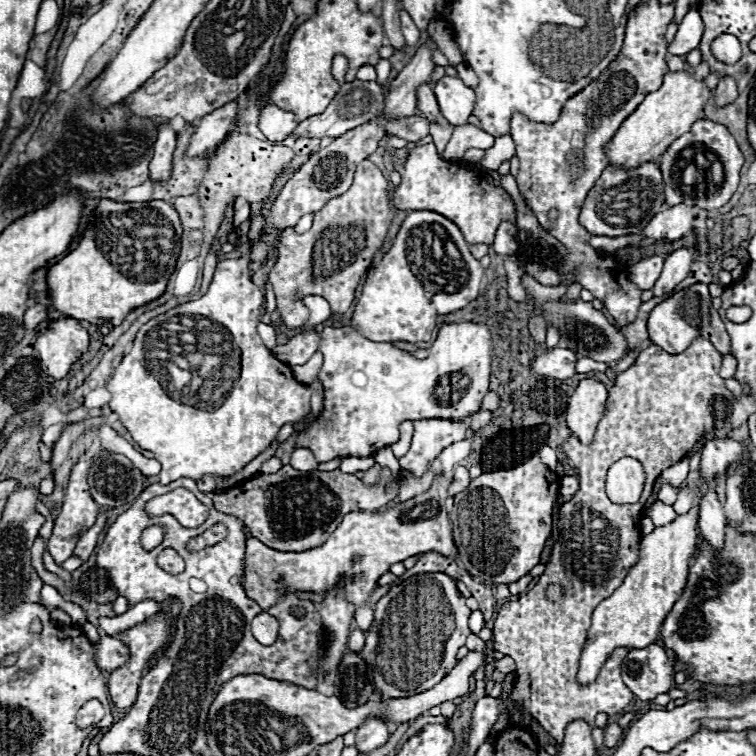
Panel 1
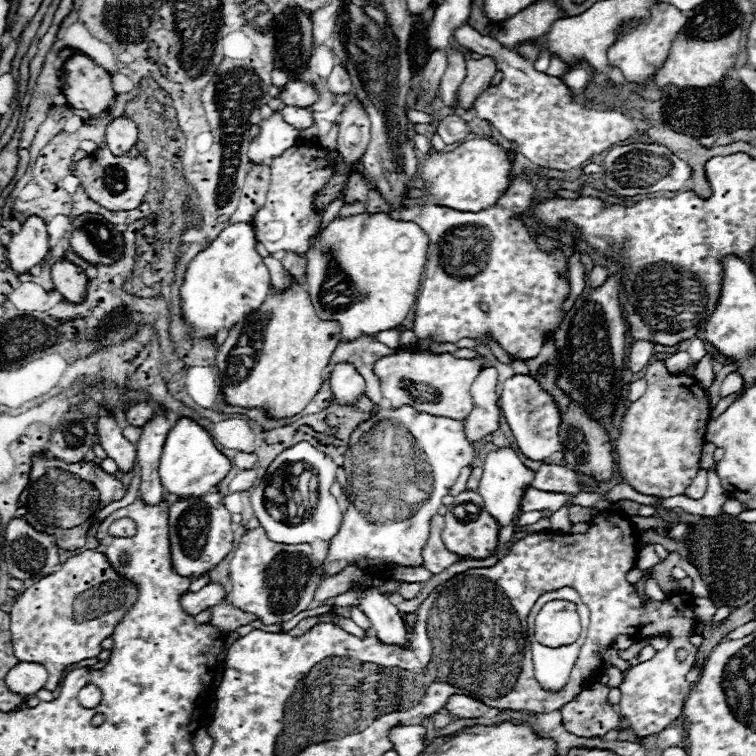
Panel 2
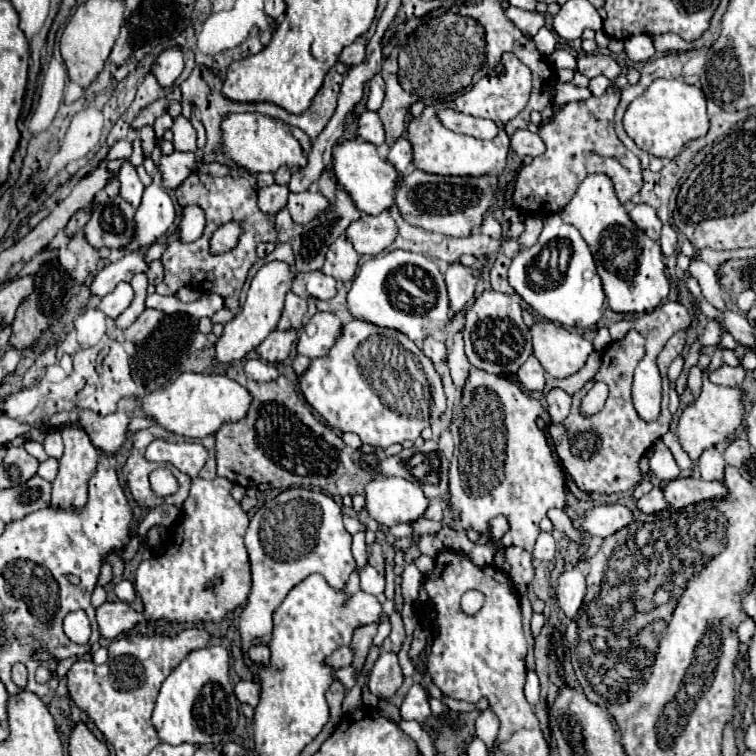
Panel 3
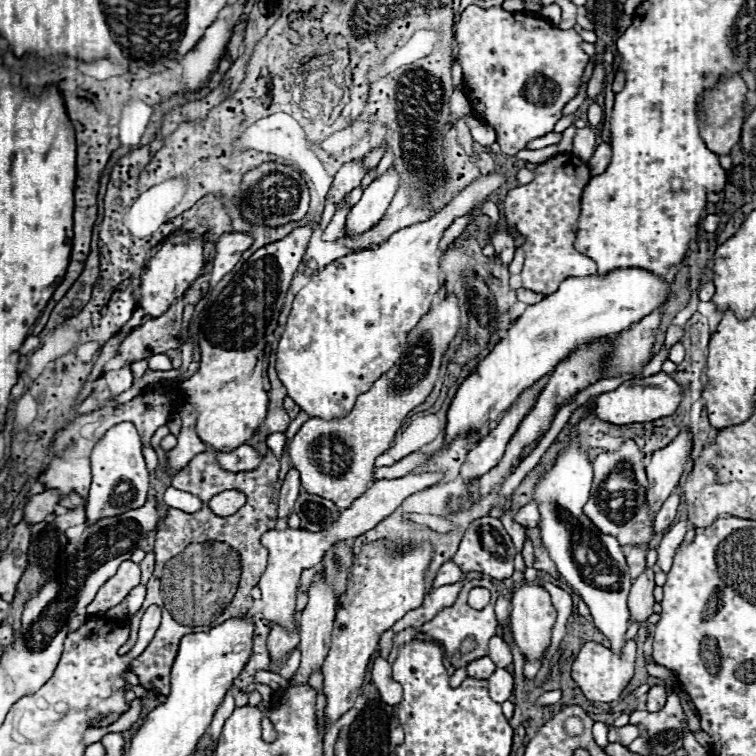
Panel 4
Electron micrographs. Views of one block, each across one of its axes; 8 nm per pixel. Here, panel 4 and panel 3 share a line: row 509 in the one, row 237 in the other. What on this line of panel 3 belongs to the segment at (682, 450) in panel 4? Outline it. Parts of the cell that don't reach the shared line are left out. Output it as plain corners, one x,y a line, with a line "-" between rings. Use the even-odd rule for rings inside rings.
636,204
632,210
630,210
630,218
632,222
644,230
654,242
658,242
658,236
662,232
662,222
660,218
656,216
656,210
648,204

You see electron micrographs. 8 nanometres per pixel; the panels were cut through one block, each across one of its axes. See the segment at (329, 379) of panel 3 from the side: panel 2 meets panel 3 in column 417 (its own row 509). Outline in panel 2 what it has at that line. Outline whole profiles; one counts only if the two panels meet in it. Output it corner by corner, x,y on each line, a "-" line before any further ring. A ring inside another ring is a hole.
408,406
374,412
352,432
348,450
344,454
346,494
350,506
342,518
338,534
328,544
326,558
322,560
322,578
336,576
346,566
352,566
362,558
386,560
382,570
384,576
388,576
394,566
422,566
422,550
430,536
430,520
438,514
442,498
448,496
448,490
452,488
460,470
472,464
472,458
474,448
464,438
462,422
458,420
416,412

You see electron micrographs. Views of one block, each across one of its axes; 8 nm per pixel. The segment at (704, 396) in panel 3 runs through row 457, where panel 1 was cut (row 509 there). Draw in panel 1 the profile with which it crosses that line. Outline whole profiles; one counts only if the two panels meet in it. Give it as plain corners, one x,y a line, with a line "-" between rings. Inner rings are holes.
696,502
686,514
680,514
670,524
660,526
652,534
642,536
638,564
630,568
624,584
610,598
602,600
592,614
592,626
580,658
580,684
590,684
596,680
600,666
614,648
644,648
646,638
660,636
662,620
668,616
678,596
682,596
688,578
690,558
698,548
698,510
700,508

